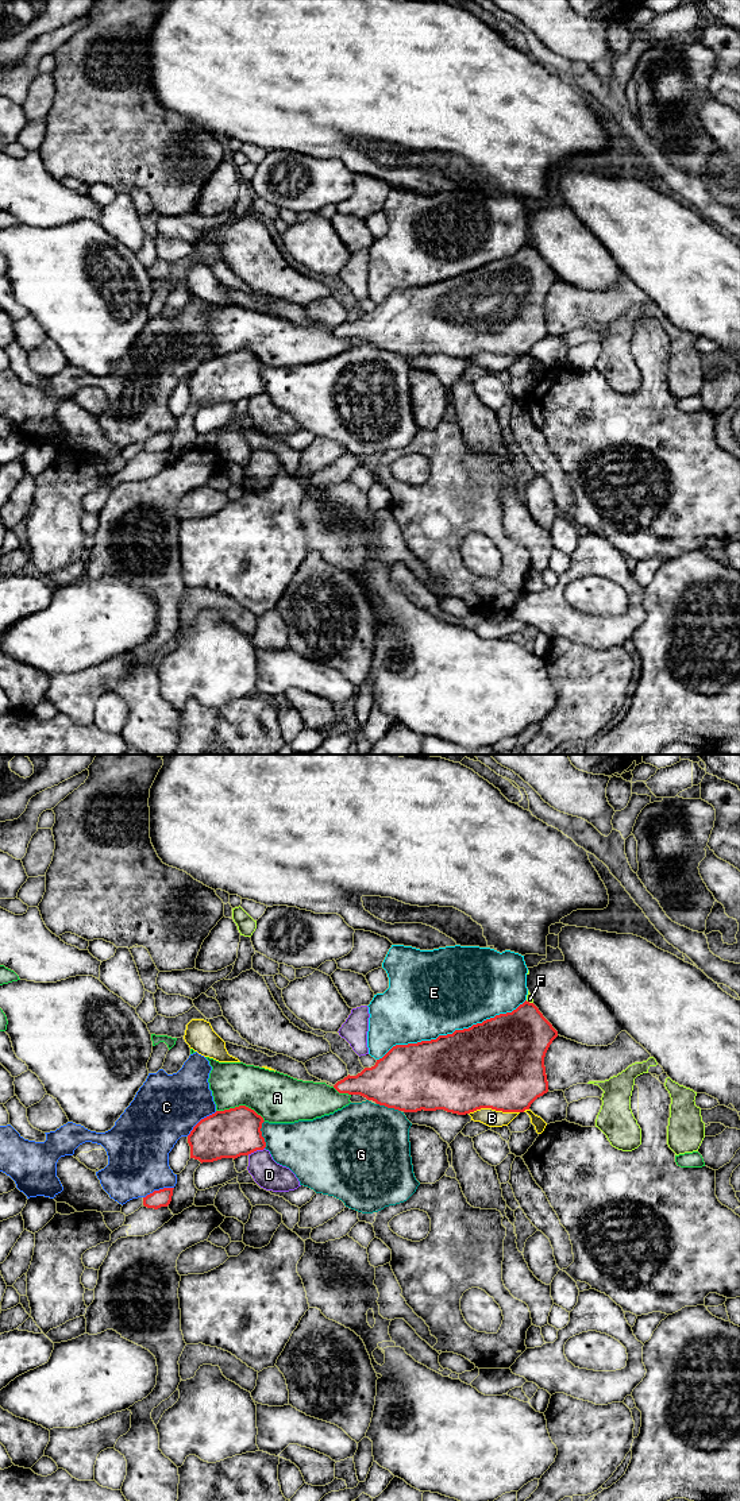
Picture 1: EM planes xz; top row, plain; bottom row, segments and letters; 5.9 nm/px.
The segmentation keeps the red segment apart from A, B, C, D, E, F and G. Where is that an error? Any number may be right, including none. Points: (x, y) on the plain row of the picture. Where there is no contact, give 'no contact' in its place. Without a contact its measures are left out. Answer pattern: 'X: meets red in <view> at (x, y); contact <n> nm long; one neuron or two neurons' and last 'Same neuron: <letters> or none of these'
A: meets red in xz at (241, 350); contact 300 nm long; two neurons
B: meets red in xz at (493, 352); contact 300 nm long; two neurons
C: meets red in xz at (200, 365); contact 240 nm long; two neurons
D: meets red in xz at (255, 394); contact 110 nm long; two neurons
E: meets red in xz at (453, 277); contact 950 nm long; two neurons
F: meets red in xz at (528, 246); contact 50 nm long; two neurons
G: meets red in xz at (261, 378); contact 170 nm long; two neurons
Same neuron: none of these

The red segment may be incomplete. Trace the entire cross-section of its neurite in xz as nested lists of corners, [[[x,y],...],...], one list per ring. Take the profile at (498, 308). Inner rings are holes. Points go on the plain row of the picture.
[[[524,246],[516,254],[496,259],[469,273],[436,283],[396,289],[371,312],[347,320],[334,332],[361,339],[379,350],[404,356],[436,355],[466,359],[481,352],[524,356],[548,336],[546,297],[558,275],[539,252]]]

